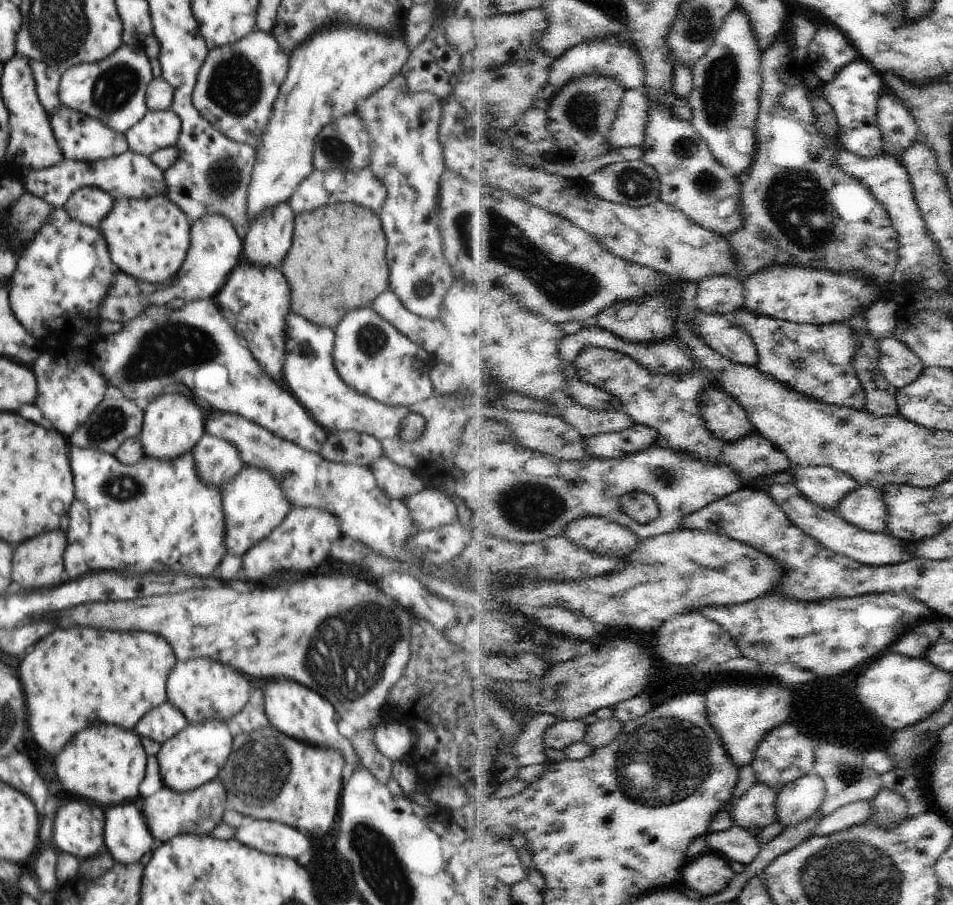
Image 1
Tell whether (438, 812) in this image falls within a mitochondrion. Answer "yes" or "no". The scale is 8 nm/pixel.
no

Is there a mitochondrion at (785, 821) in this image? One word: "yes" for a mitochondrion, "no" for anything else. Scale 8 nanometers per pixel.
no

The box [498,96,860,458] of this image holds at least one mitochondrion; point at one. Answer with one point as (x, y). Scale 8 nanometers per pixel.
(793, 194)

